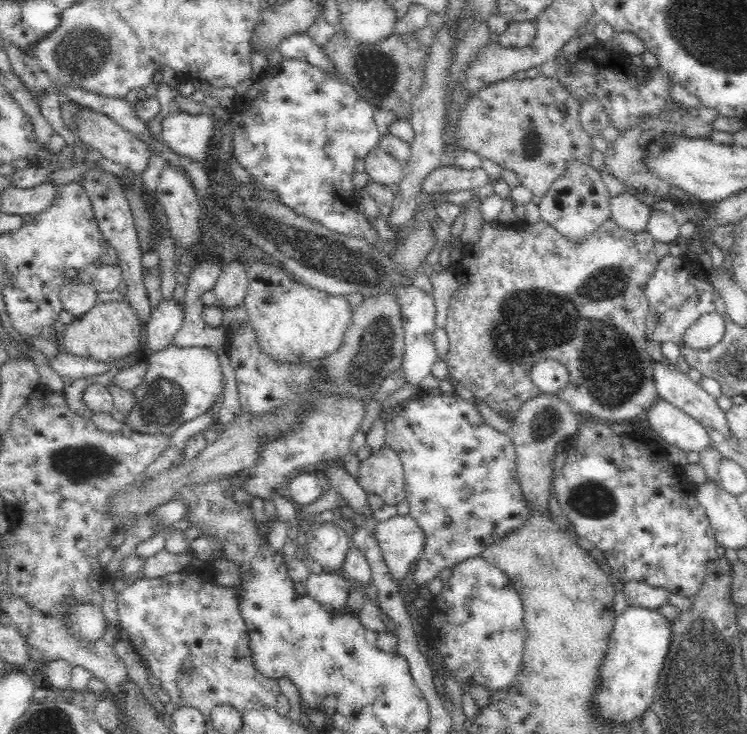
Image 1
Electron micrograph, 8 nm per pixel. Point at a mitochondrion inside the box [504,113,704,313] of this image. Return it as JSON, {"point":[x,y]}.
{"point":[532,145]}

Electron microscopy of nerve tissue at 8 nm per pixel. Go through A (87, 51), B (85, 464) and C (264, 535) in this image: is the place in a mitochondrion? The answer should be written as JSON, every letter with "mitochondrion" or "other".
{"A":"mitochondrion","B":"mitochondrion","C":"other"}

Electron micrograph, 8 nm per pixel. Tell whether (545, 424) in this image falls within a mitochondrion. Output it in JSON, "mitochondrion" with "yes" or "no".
{"mitochondrion":"yes"}

